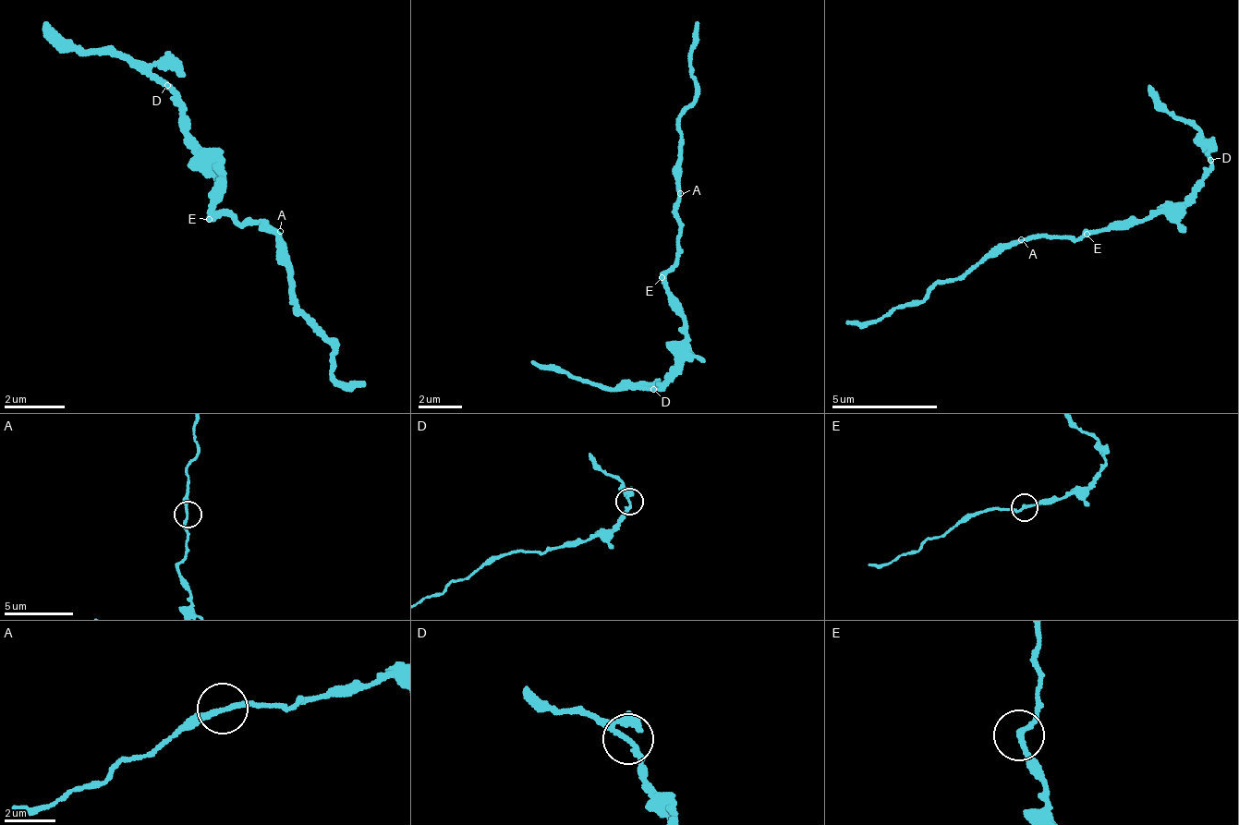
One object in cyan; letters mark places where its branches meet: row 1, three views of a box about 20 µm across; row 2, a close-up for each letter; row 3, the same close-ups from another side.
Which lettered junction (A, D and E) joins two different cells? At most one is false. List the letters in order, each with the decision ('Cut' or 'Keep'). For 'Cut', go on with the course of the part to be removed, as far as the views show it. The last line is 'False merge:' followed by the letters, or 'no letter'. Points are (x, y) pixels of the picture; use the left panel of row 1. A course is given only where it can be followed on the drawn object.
A: Keep
D: Cut. Course of the part to remove: (168, 86), (127, 60), (76, 54), (43, 24)
E: Keep
False merge: D

